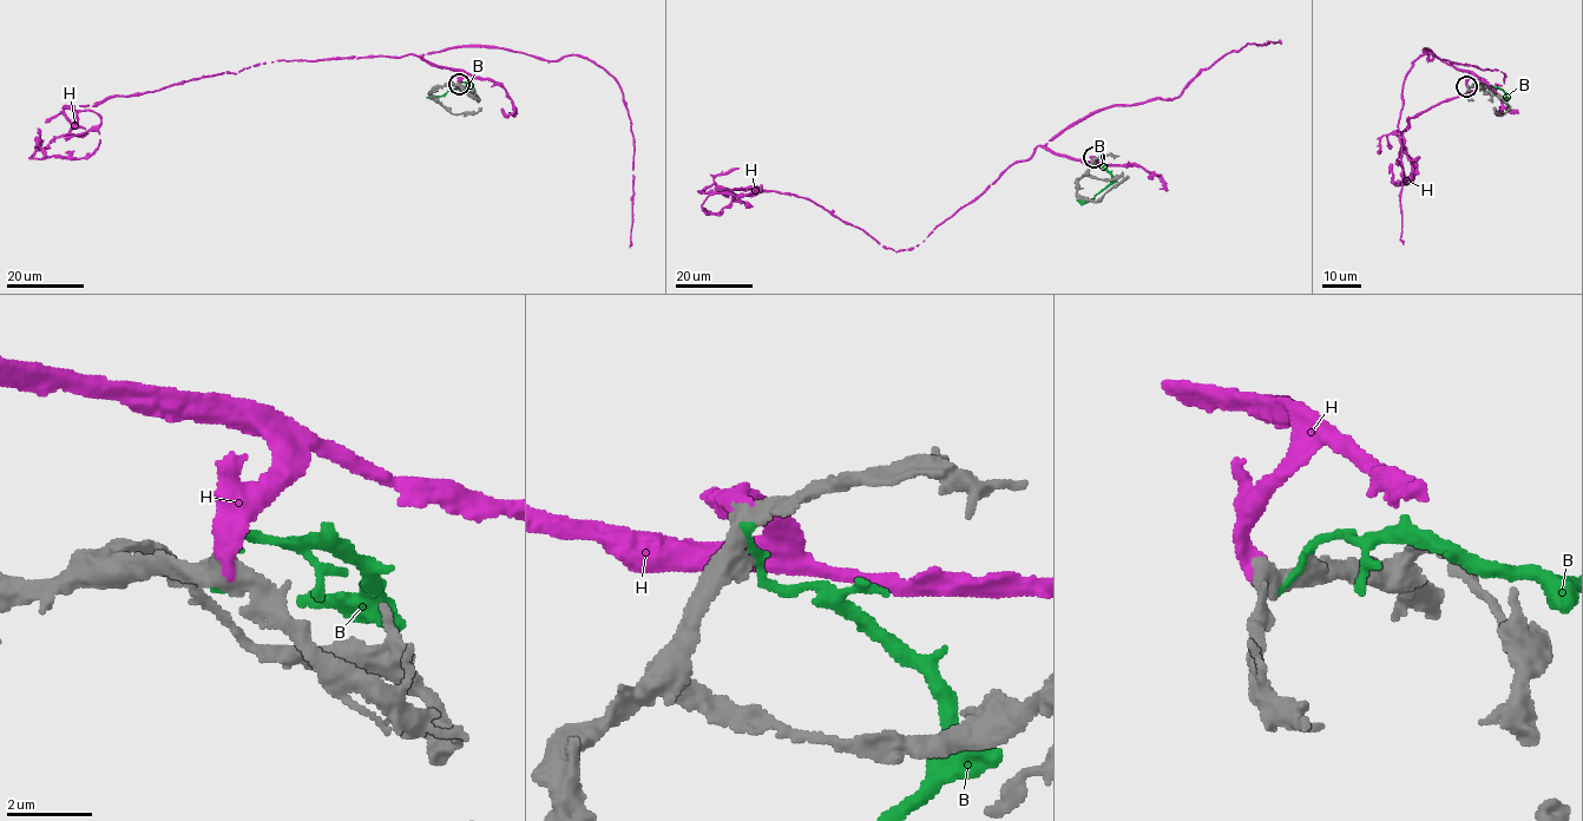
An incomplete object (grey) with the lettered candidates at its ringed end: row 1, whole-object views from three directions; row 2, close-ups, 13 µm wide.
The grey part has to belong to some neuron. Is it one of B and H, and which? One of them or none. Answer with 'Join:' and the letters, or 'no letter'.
Join: H

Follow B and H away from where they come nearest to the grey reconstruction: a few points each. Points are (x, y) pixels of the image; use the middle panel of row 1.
B: (1094, 161), (1111, 176), (1111, 181), (1090, 201), (1076, 199)
H: (1094, 158), (1037, 146), (897, 251), (777, 191), (734, 189), (718, 214), (702, 207), (709, 195), (761, 185)

